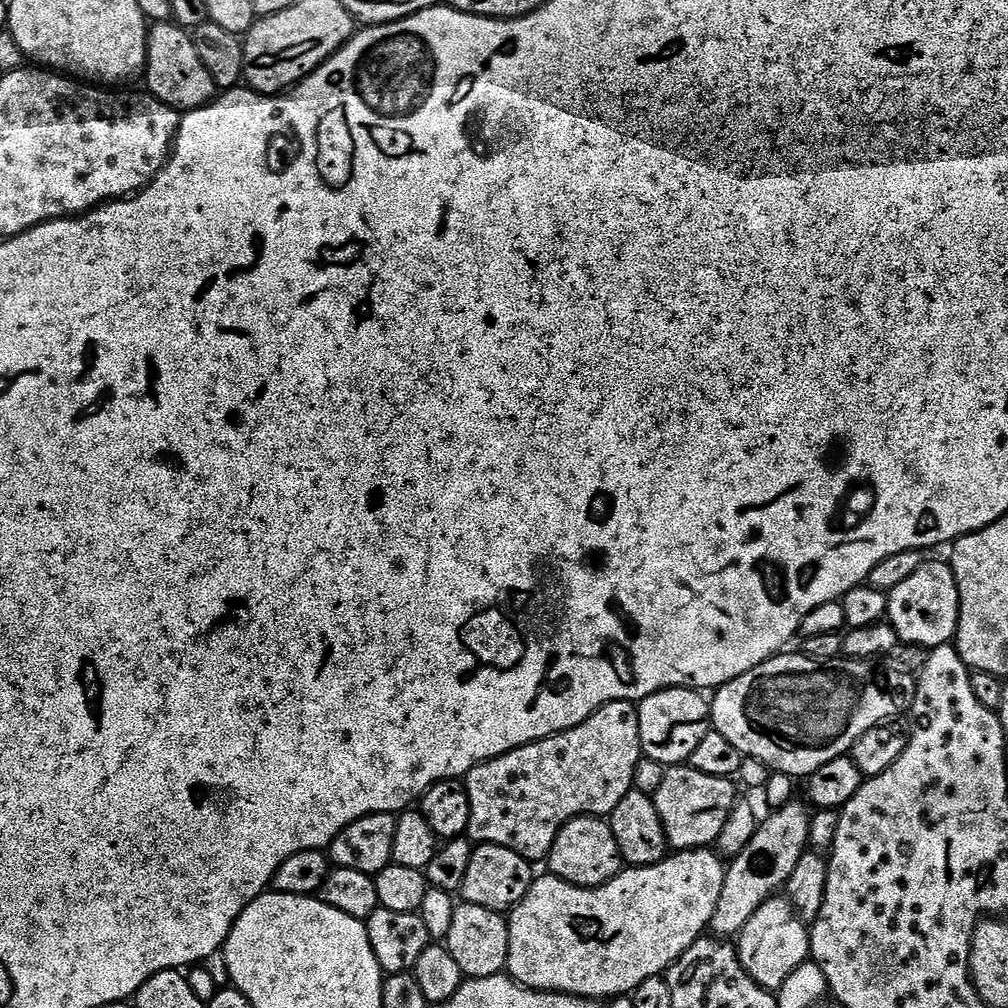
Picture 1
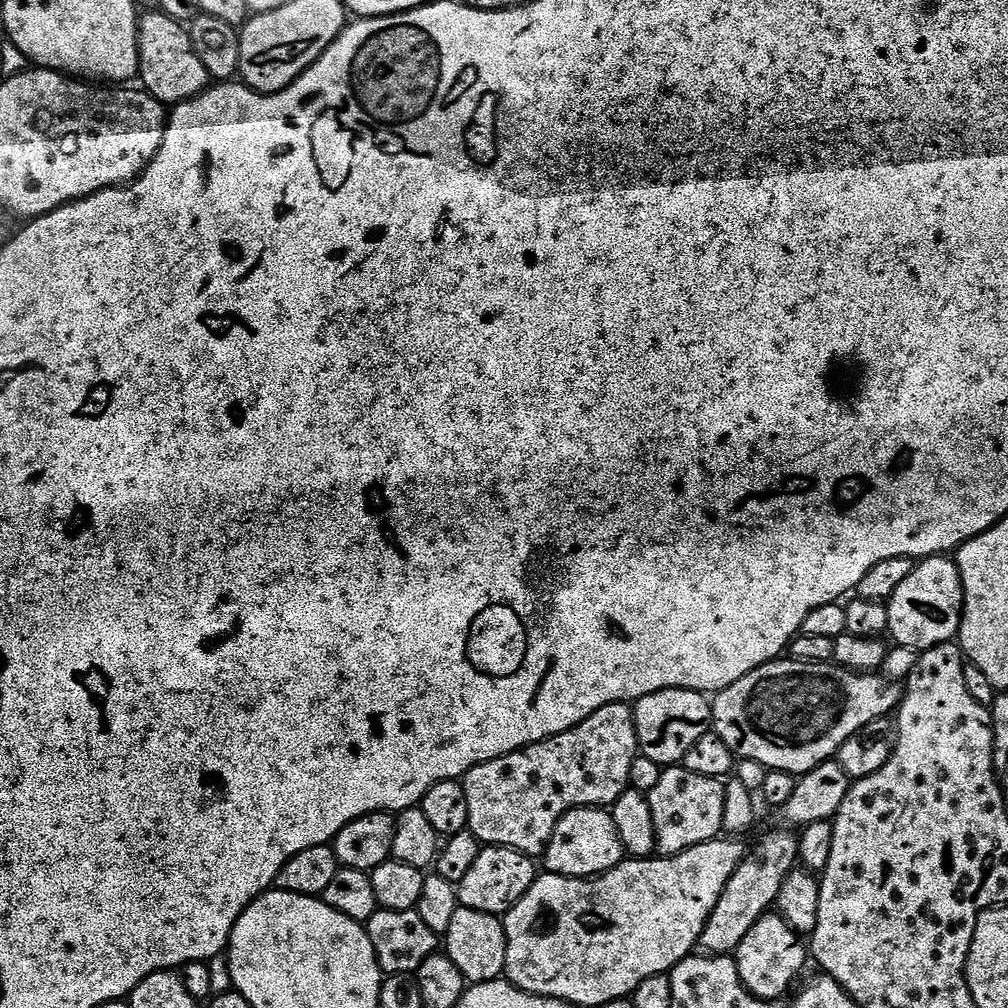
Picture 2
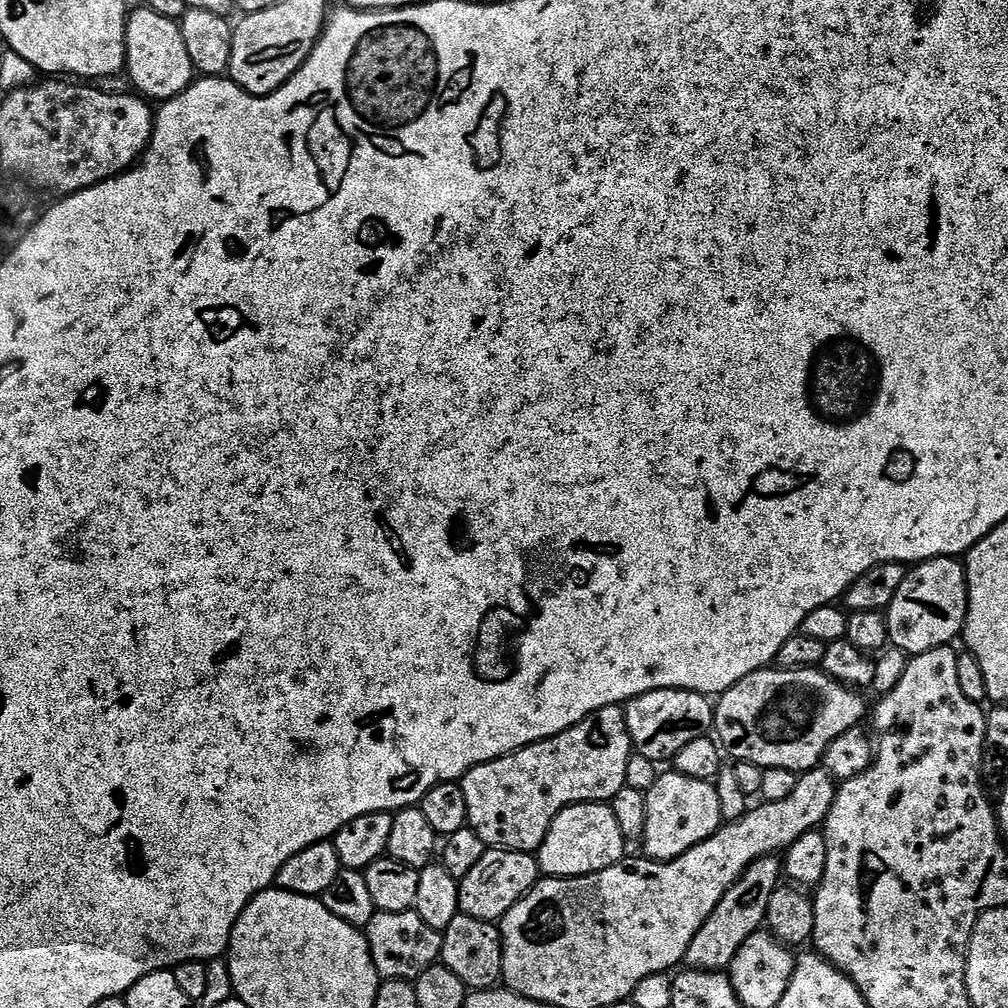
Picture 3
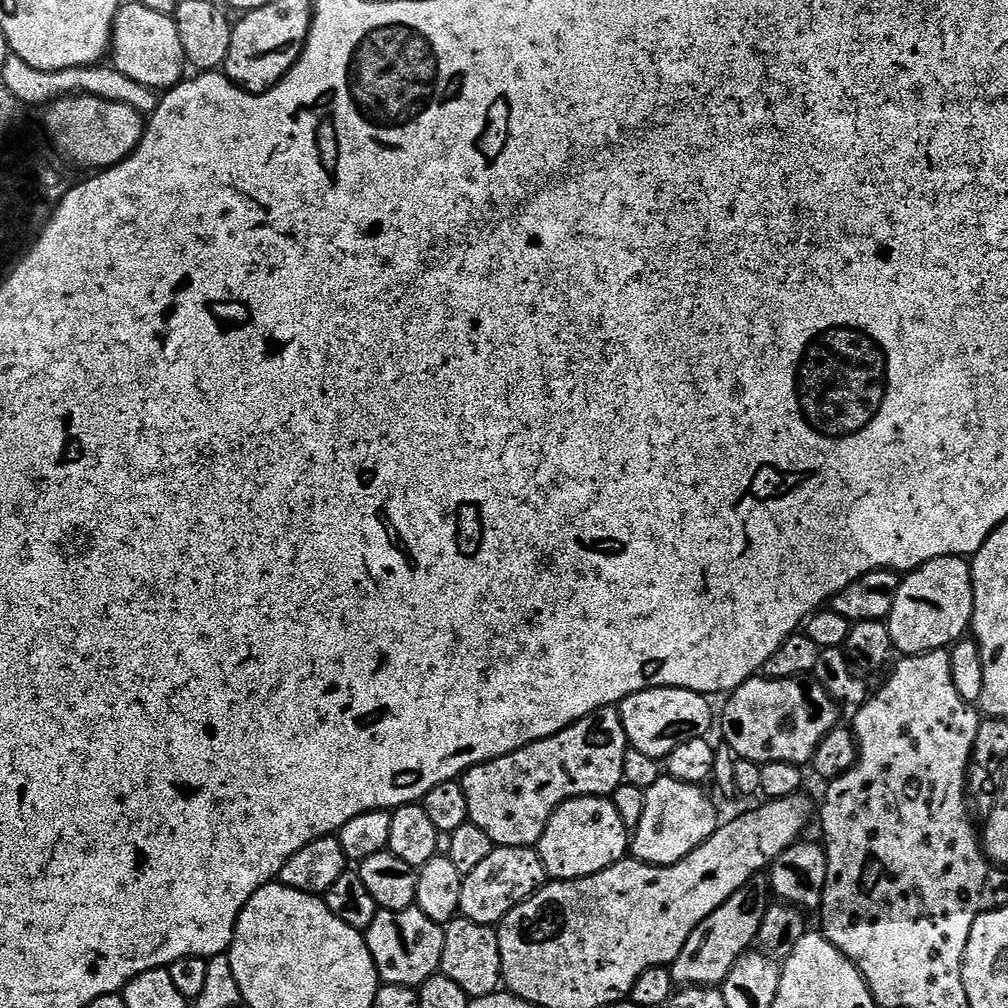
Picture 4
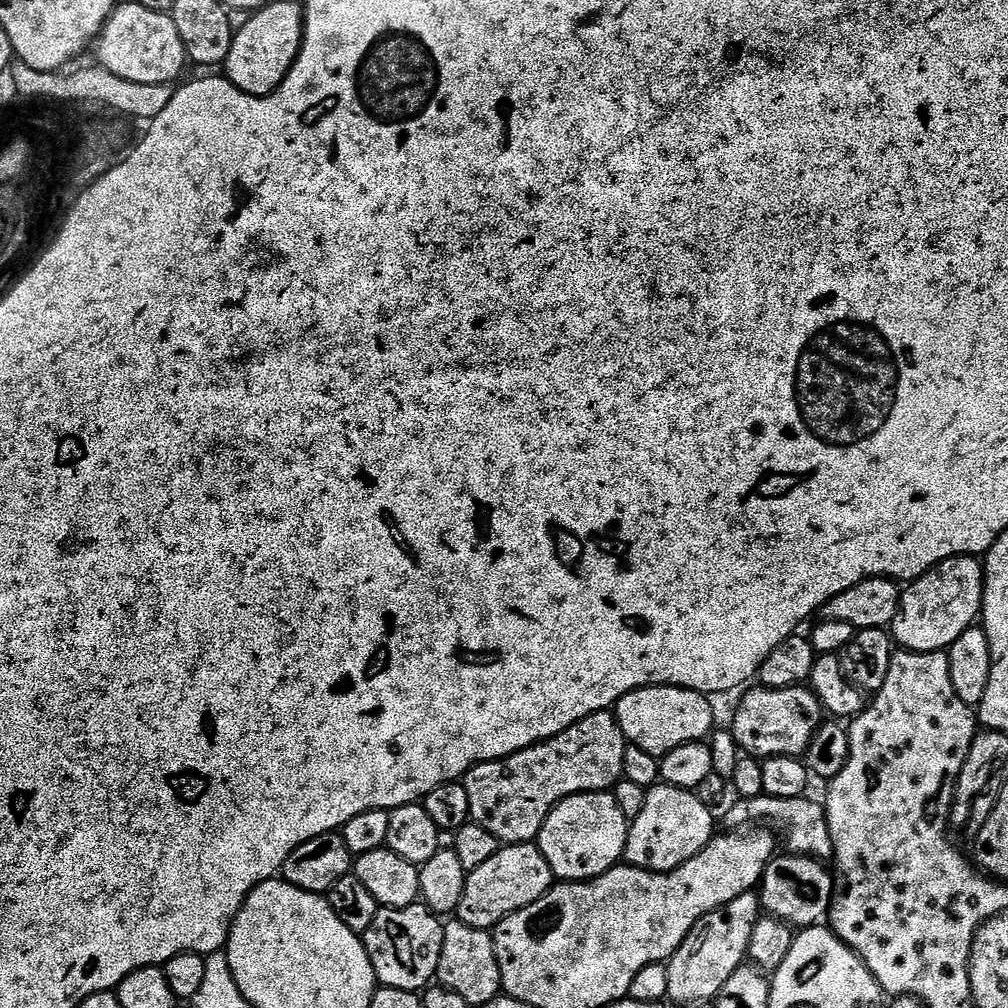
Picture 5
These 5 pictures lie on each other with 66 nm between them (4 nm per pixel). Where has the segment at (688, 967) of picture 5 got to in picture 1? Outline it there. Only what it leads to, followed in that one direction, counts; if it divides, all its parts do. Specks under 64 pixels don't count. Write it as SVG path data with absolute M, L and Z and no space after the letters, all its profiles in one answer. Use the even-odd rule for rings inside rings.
M793 802L769 811L769 816L759 821L754 838L750 838L750 846L746 846L742 854L731 857L724 873L722 894L718 894L718 906L714 906L714 918L710 925L717 937L739 937L746 922L750 922L754 910L758 910L762 902L783 889L790 874L794 874L794 866L798 866L798 858L809 851L810 812L801 804Z

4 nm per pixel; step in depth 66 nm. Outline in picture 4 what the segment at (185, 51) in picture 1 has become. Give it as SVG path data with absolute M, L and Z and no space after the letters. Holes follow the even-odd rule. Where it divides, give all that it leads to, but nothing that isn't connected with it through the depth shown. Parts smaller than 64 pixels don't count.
M138 2L125 3L112 27L111 63L126 78L142 82L153 90L175 88L185 79L186 61L182 50L182 38L178 38L178 26L173 17L146 10Z

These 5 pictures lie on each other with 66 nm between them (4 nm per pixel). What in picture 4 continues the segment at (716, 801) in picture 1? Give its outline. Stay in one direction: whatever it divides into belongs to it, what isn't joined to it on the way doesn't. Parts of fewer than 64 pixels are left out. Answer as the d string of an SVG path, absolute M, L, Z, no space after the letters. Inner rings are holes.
M667 774L661 775L654 786L650 786L644 792L645 809L642 810L642 818L634 829L634 835L630 840L631 859L641 860L644 864L657 864L665 868L682 858L686 858L702 842L706 842L715 834L718 827L716 820L716 804L703 792L704 788L699 784L688 784L686 781L678 781Z

